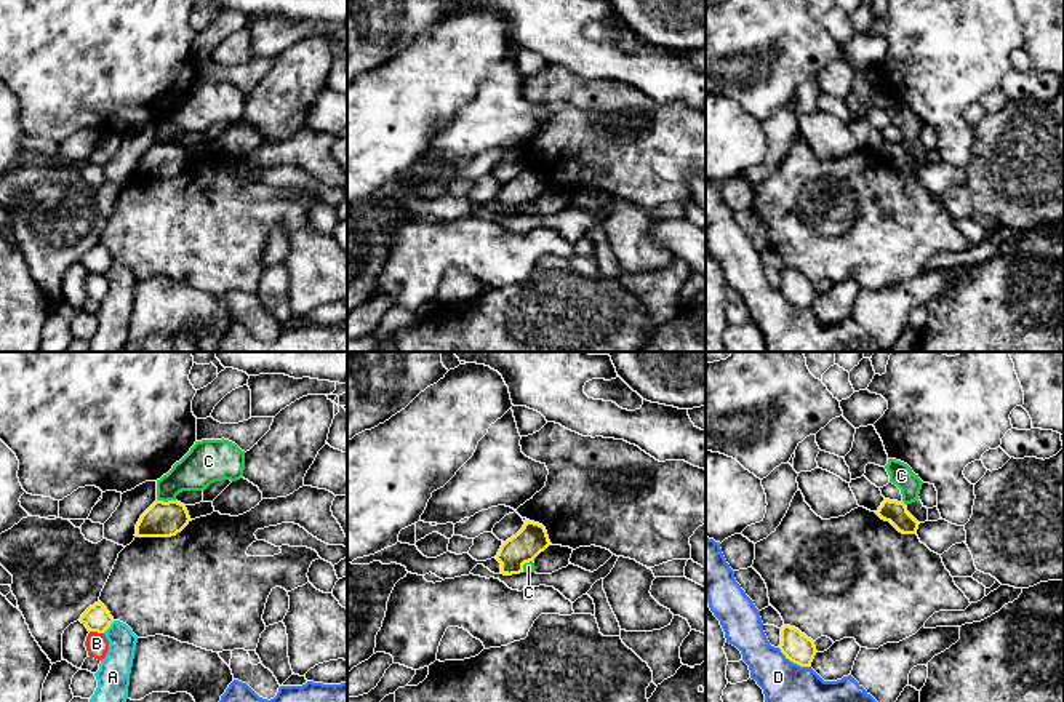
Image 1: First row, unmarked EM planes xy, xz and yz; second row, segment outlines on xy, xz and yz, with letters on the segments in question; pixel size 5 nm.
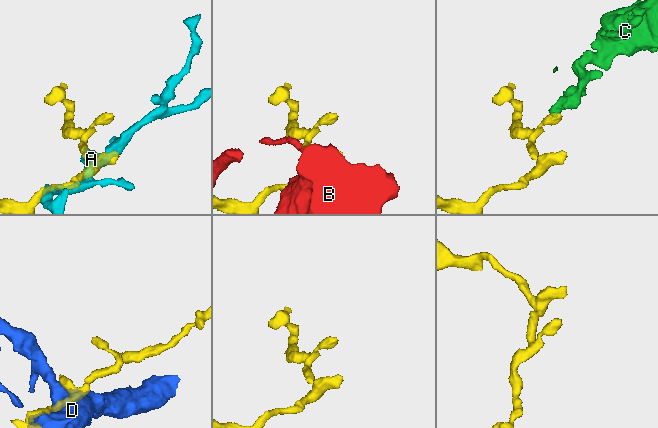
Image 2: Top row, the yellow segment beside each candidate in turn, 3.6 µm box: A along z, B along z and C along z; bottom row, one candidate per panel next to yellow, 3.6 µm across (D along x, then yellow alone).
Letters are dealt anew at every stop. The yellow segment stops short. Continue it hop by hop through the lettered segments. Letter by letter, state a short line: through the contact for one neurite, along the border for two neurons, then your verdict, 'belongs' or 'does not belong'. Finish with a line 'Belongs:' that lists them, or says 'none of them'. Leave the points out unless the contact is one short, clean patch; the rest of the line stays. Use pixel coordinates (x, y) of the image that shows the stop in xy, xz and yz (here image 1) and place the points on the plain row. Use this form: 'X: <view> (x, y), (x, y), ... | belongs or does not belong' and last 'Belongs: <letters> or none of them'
A: does not belong
B: does not belong
C: xy (157, 141), (175, 143) | does not belong
D: does not belong
Belongs: none of them

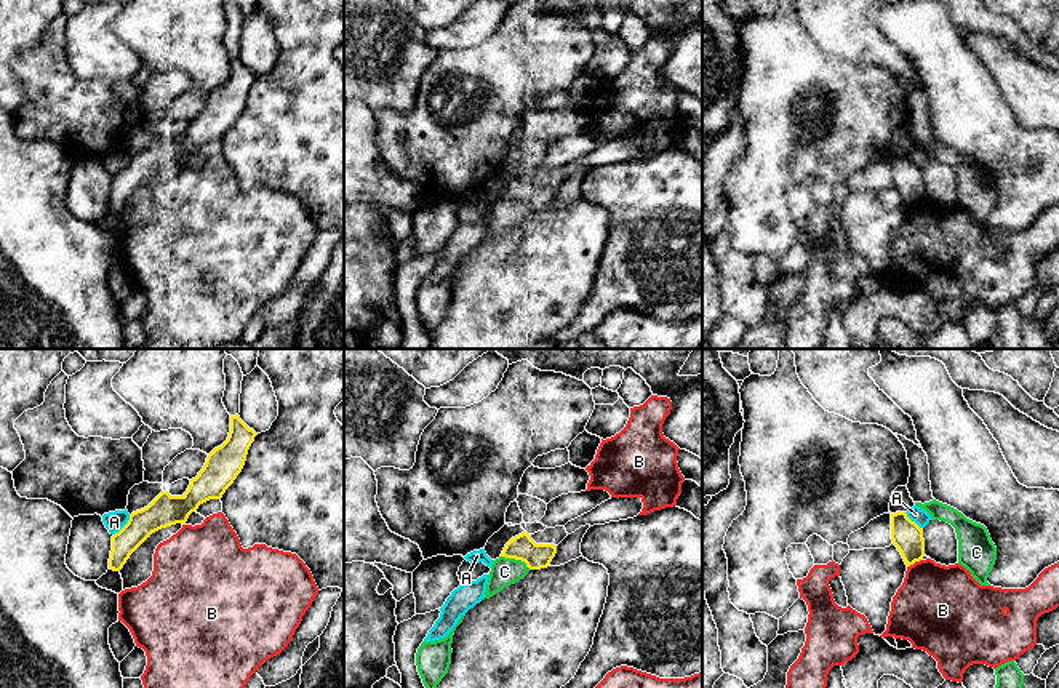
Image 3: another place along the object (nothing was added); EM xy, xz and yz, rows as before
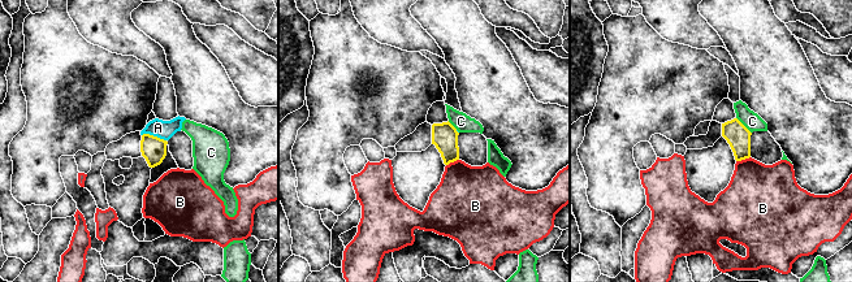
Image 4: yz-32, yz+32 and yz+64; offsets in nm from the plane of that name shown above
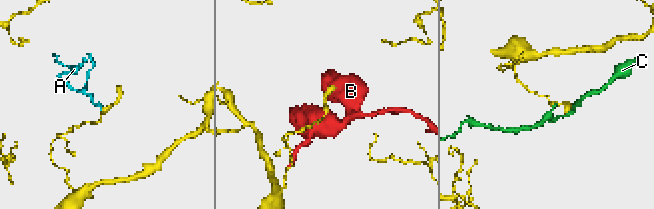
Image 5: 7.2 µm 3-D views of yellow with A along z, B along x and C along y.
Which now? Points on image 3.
A: xy (130, 157), (114, 176) | does not belong
B: does not belong
C: does not belong
Belongs: none of them

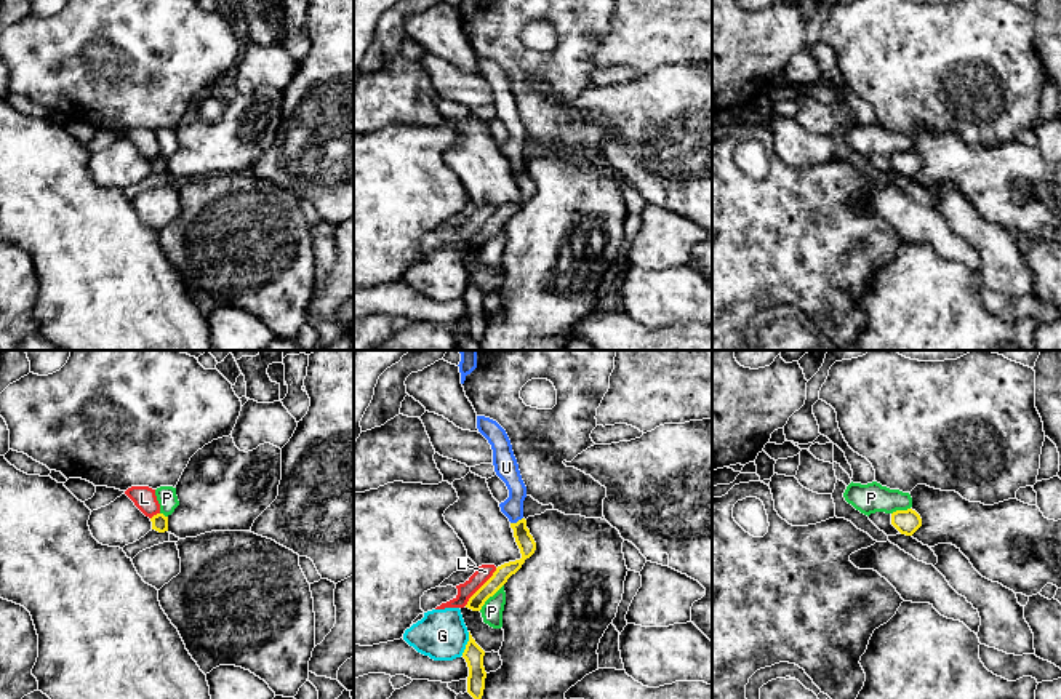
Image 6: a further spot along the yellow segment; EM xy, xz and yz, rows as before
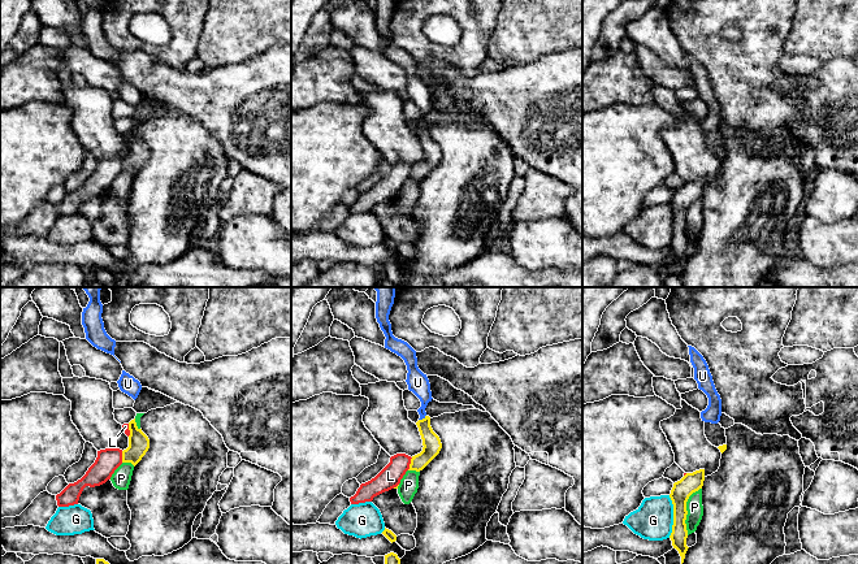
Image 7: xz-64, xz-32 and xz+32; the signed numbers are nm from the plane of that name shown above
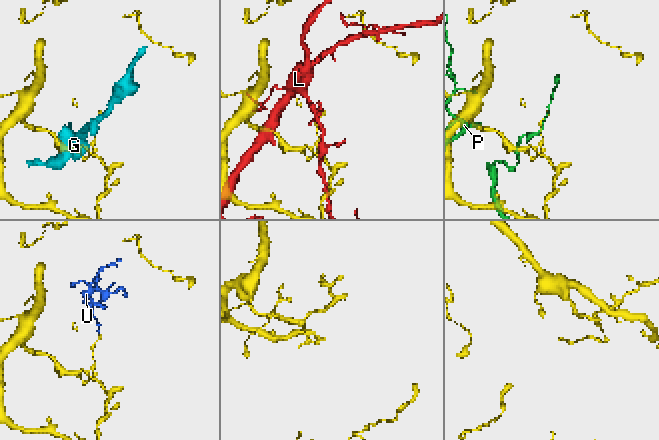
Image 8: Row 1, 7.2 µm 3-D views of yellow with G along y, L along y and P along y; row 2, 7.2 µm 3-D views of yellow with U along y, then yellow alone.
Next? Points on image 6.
G: xz (469, 274), (469, 282), (461, 296) | does not belong
L: does not belong
P: does not belong
U: xz (524, 181), (517, 163), (512, 149) | belongs
Belongs: U

